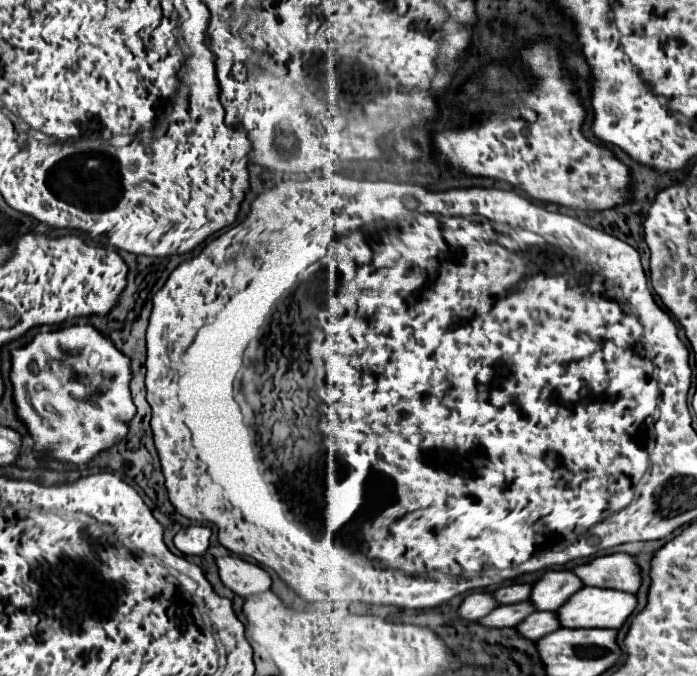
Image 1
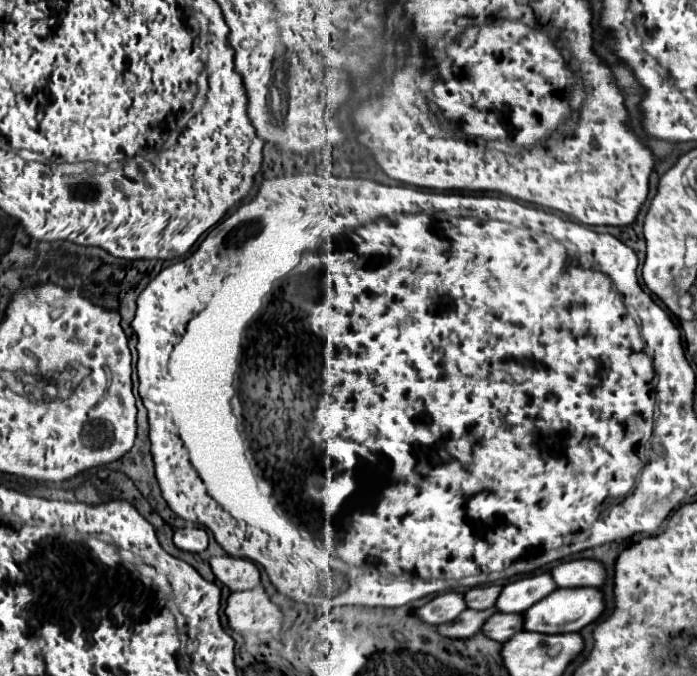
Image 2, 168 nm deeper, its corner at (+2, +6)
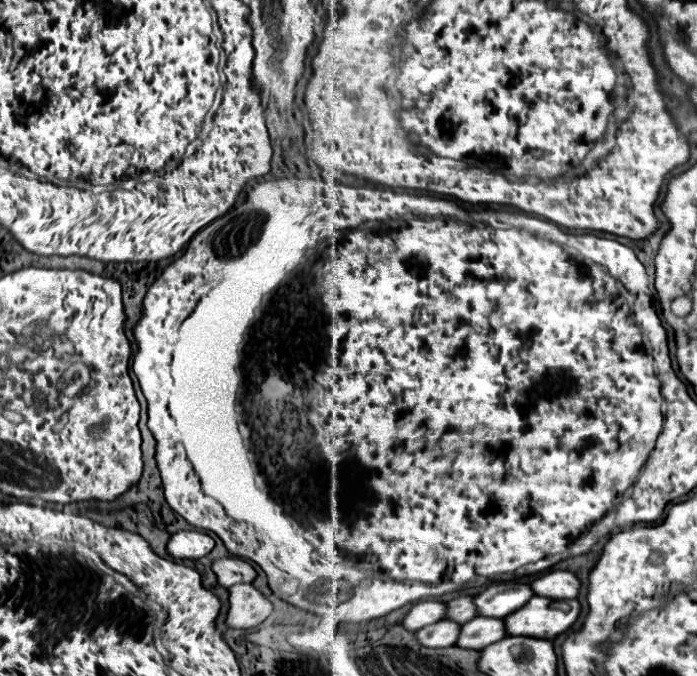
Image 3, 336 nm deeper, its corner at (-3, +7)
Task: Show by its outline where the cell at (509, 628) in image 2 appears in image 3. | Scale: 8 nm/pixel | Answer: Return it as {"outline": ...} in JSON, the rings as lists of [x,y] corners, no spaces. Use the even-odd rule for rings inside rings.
{"outline":[[[476,617],[462,625],[460,639],[456,645],[464,647],[464,649],[482,651],[484,647],[488,647],[504,637],[506,637],[504,621],[496,621],[496,617]]]}

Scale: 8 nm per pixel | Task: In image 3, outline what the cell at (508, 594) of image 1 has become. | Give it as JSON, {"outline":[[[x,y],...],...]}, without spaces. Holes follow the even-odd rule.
{"outline":[[[460,595],[448,601],[448,619],[454,619],[456,623],[464,625],[474,617],[478,617],[478,613],[476,613],[476,603],[472,595]]]}

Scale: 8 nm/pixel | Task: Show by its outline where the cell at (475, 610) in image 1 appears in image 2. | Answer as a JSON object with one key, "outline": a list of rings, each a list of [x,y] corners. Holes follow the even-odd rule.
{"outline":[[[447,592],[447,594],[439,594],[433,600],[429,600],[427,604],[423,604],[421,608],[417,608],[417,618],[439,626],[445,622],[455,620],[467,606],[463,606],[463,594],[457,592]]]}

